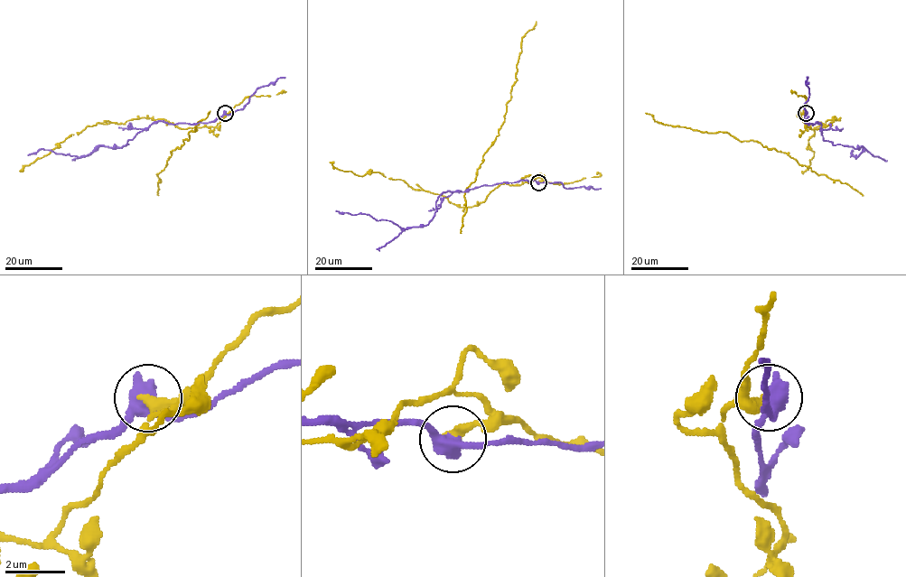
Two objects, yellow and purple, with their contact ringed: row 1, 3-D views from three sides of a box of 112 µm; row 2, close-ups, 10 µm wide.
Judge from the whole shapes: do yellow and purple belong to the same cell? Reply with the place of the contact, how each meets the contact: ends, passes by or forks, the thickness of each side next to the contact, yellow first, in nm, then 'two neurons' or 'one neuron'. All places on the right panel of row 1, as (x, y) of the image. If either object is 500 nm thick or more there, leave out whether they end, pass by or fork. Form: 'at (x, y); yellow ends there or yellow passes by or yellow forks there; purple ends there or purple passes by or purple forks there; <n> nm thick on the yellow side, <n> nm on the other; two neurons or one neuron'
at (806, 113); 320 nm thick on the yellow side, 500 nm on the other; two neurons

